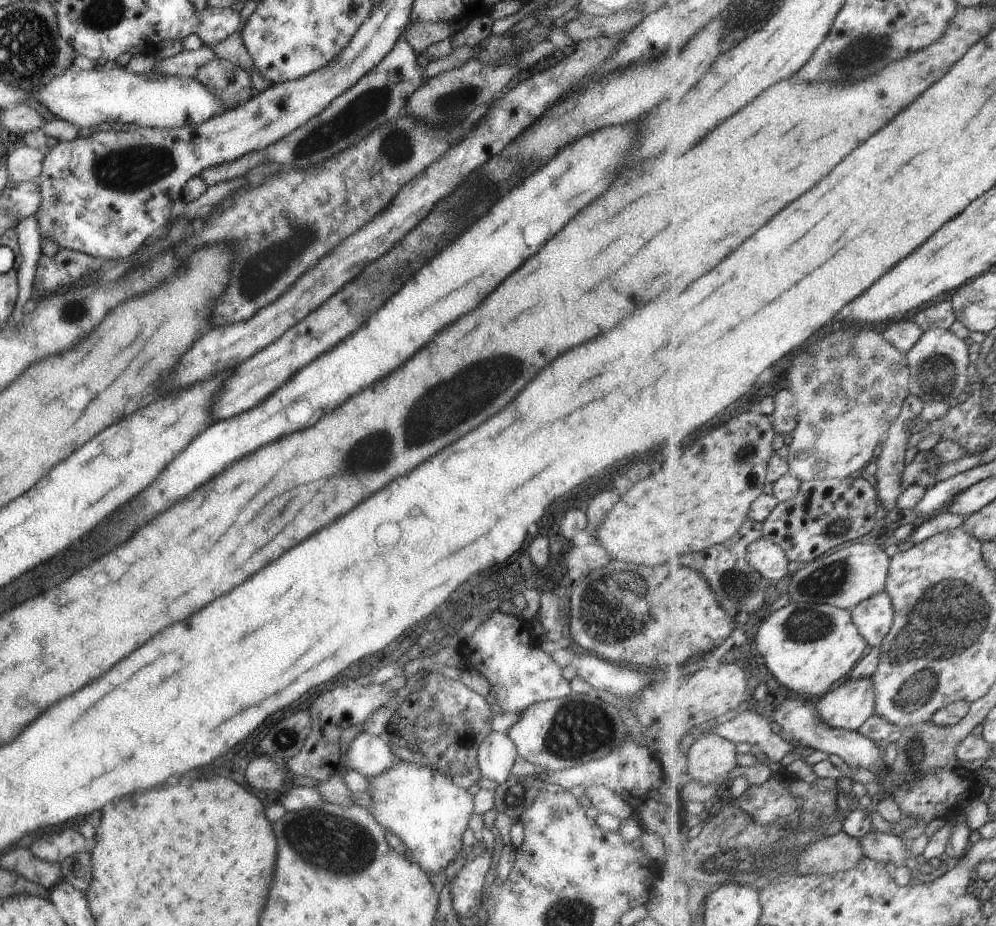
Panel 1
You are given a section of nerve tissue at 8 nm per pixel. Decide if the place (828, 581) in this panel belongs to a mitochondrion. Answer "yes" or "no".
yes

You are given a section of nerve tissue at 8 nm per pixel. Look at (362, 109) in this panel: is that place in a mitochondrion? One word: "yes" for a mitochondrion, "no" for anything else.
yes

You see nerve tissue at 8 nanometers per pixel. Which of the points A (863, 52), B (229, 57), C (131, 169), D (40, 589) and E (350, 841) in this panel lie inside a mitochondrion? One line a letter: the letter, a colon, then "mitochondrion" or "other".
A: mitochondrion
B: other
C: mitochondrion
D: other
E: mitochondrion

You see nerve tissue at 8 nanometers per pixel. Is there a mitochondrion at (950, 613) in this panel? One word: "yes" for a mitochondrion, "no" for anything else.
yes

